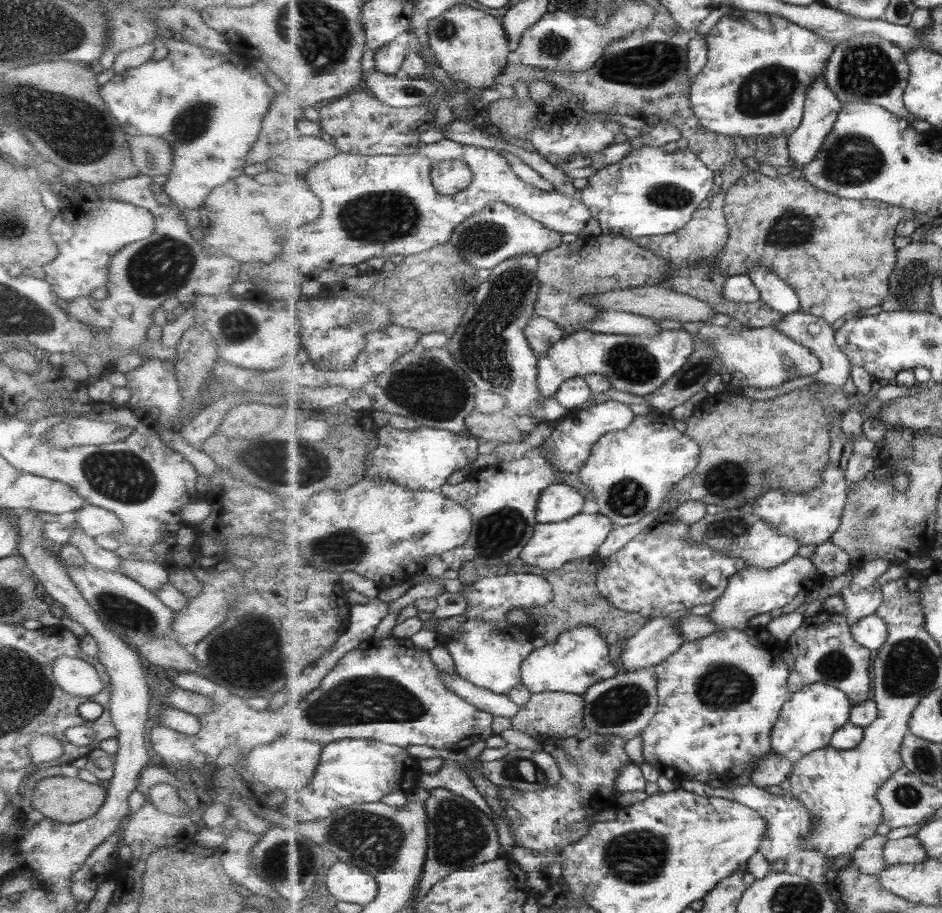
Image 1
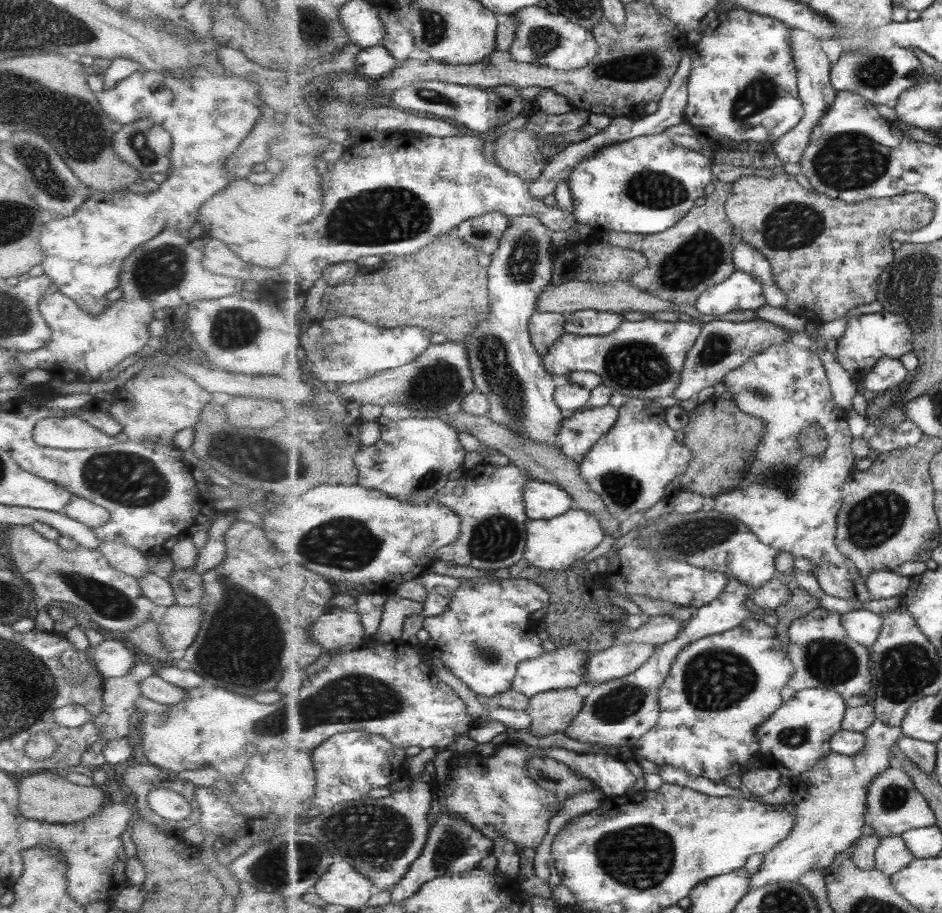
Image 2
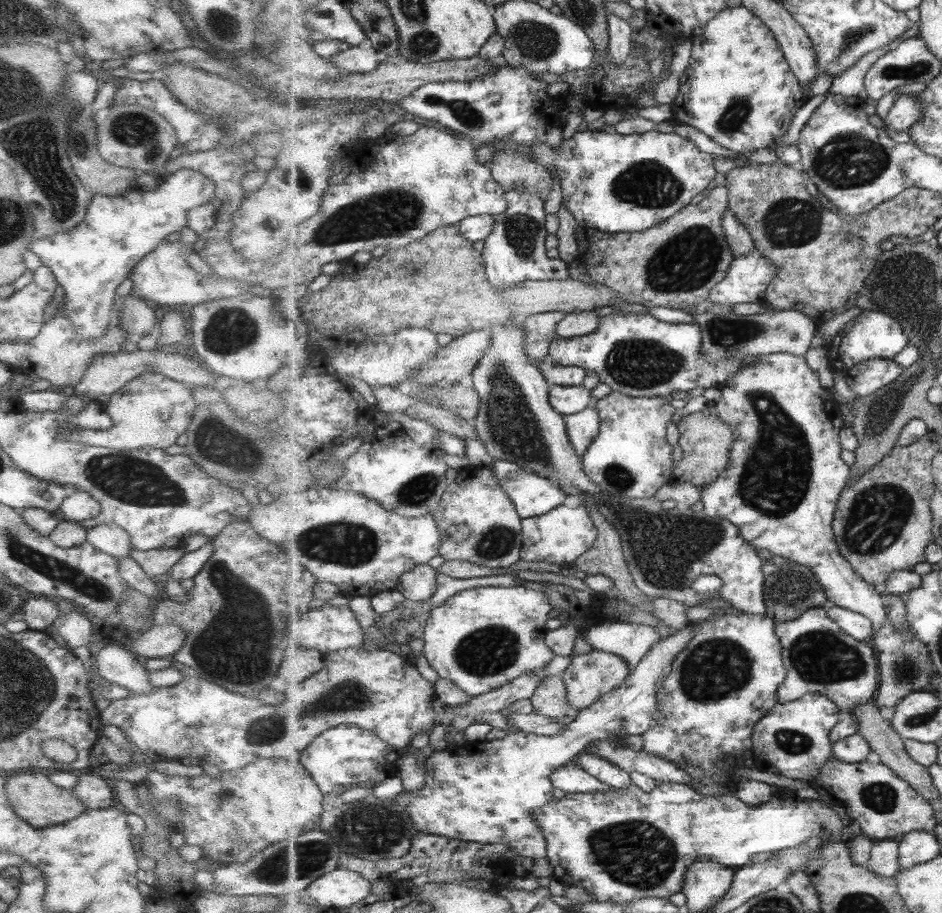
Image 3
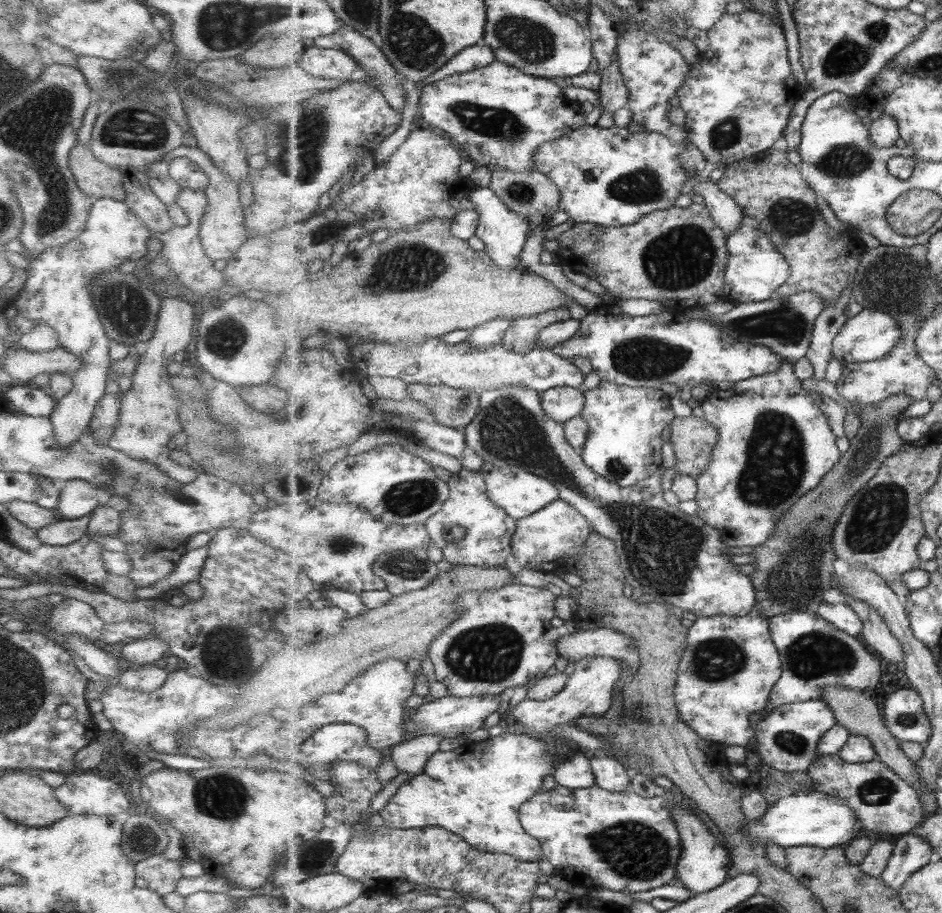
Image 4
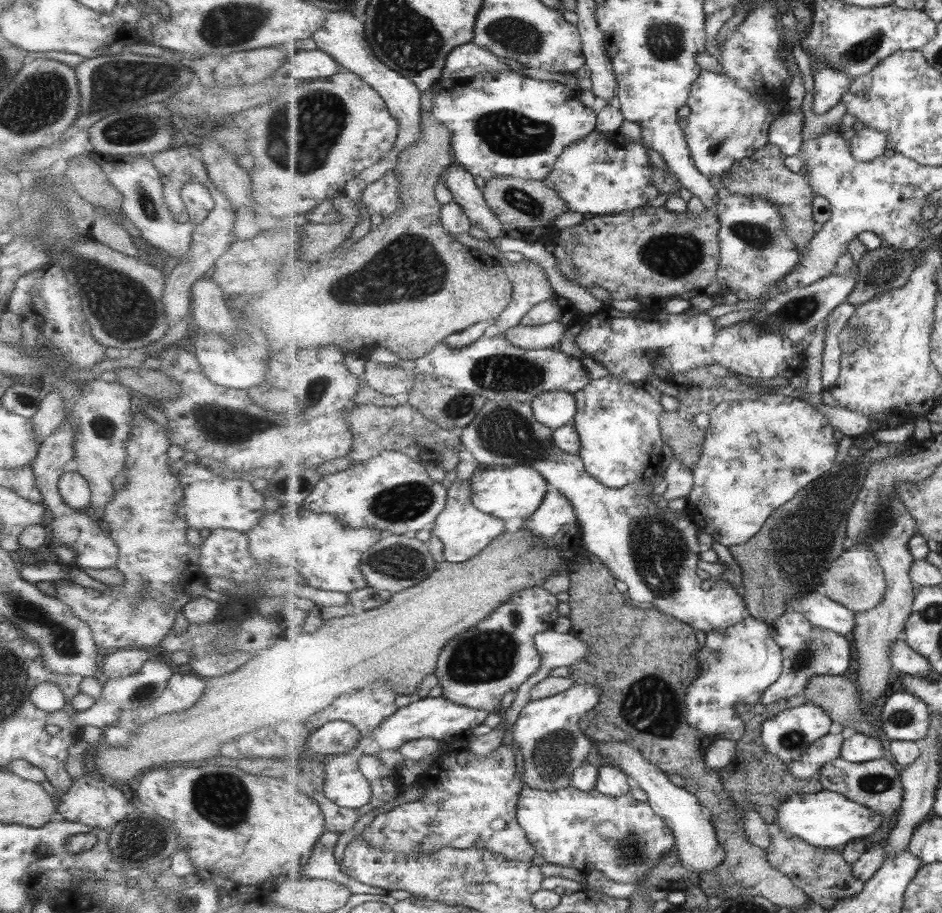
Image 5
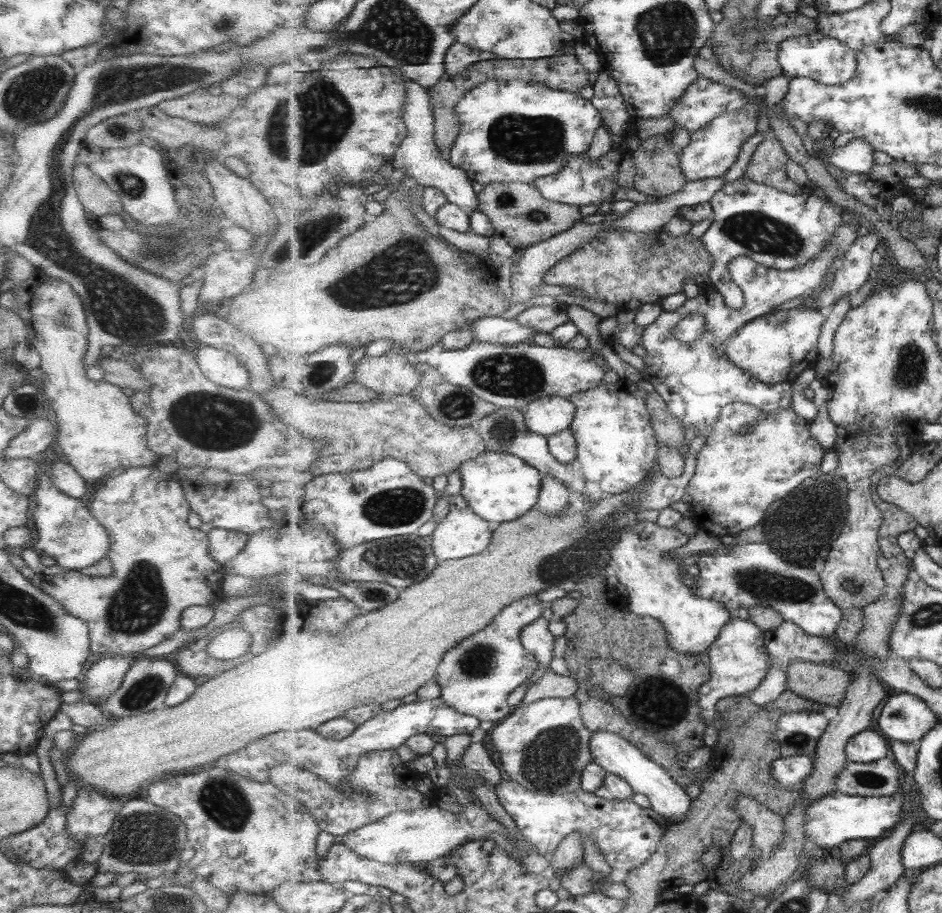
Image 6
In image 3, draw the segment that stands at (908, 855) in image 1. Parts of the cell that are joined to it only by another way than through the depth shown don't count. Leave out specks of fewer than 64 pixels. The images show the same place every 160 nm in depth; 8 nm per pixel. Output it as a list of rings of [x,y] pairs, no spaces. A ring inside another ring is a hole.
[[[876,840],[872,848],[872,855],[864,867],[880,876],[897,877],[901,870],[900,840]]]

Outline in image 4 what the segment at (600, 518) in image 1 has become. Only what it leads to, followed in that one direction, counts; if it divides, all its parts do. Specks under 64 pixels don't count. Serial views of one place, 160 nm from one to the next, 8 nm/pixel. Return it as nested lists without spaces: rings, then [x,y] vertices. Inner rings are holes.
[[[561,498],[555,500],[554,503],[549,504],[548,507],[543,508],[539,512],[535,512],[531,516],[524,519],[518,519],[516,534],[512,536],[512,556],[519,562],[523,569],[535,568],[535,562],[553,562],[559,558],[566,558],[569,555],[574,555],[583,550],[586,542],[593,537],[592,524],[566,500]]]

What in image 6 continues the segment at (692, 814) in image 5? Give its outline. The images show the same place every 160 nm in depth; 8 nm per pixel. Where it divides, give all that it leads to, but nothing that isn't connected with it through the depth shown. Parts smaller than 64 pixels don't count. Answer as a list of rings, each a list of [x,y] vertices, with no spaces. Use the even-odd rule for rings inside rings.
[[[613,732],[595,733],[591,749],[593,762],[600,764],[608,773],[628,780],[636,793],[645,794],[651,799],[650,809],[656,813],[656,816],[665,817],[671,825],[687,821],[689,809],[692,807],[692,797],[687,796],[685,787],[672,777],[664,765],[657,764],[657,761],[637,745]]]

